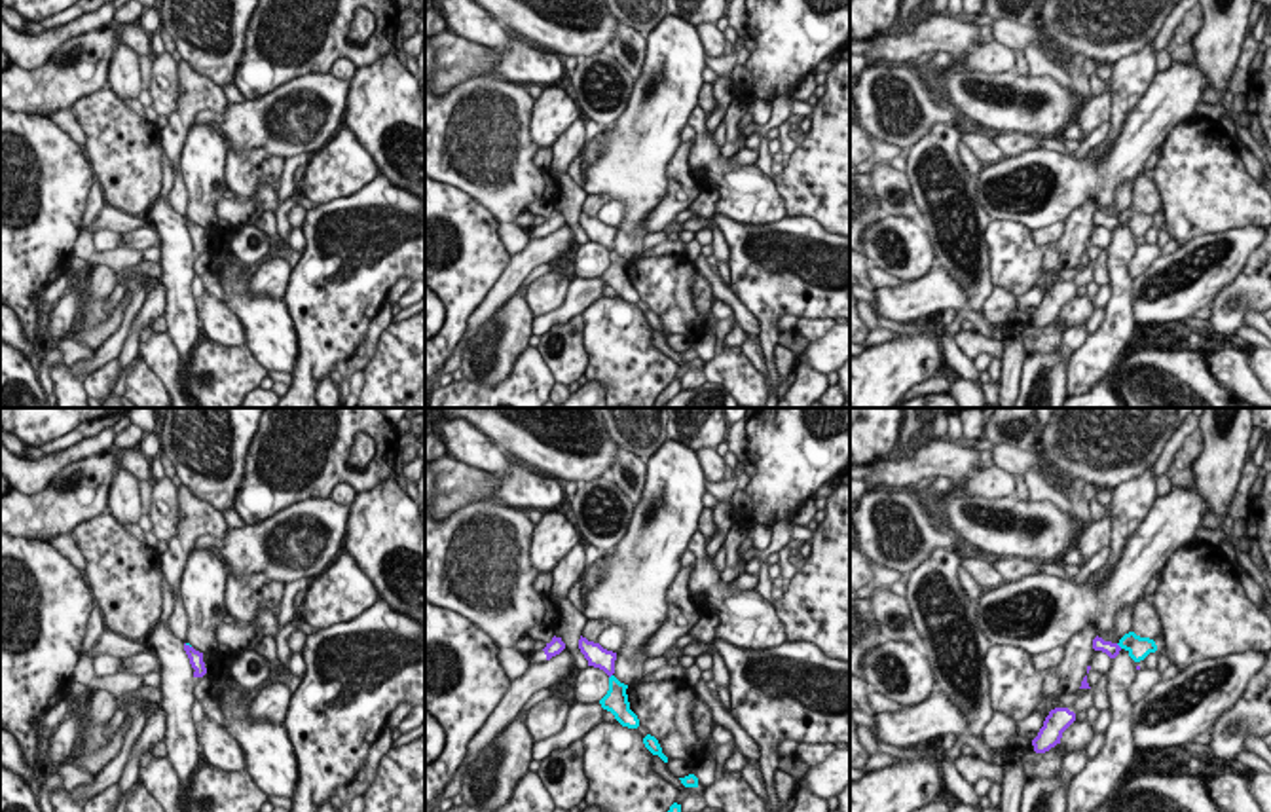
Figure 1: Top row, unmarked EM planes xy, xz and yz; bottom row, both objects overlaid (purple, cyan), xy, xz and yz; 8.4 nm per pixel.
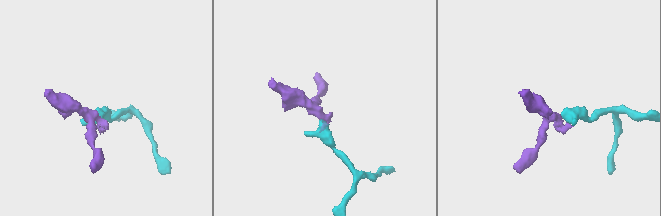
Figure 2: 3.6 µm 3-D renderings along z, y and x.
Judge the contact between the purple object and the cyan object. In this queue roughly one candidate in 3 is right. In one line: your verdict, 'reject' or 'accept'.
reject

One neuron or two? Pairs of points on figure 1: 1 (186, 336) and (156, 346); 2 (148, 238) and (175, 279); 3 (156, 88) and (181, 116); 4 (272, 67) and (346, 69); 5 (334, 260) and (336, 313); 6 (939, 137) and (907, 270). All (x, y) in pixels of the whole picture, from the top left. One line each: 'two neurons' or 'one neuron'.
1: two neurons
2: two neurons
3: two neurons
4: two neurons
5: one neuron
6: two neurons

